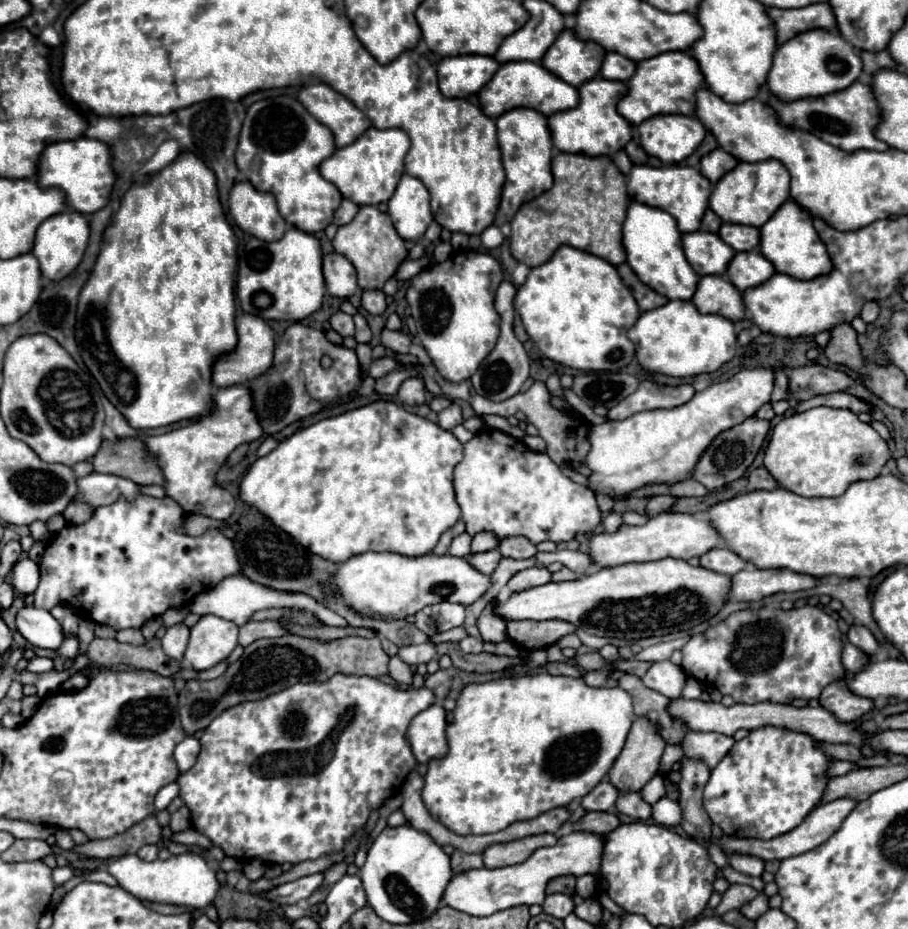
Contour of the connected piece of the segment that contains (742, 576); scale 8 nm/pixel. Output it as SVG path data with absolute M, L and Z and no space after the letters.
M743 569L733 575L733 587L729 599L735 601L759 601L775 593L805 591L817 585L817 577L793 573L789 569Z

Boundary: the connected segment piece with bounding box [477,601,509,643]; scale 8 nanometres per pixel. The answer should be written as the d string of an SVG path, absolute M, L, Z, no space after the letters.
M493 601L483 609L483 613L477 621L477 627L479 627L483 641L491 641L491 643L509 641L509 637L505 633L507 621L501 621L501 617L493 617Z

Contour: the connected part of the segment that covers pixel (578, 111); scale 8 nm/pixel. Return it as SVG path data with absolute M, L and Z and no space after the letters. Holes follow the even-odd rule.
M601 75L593 77L585 85L577 87L579 103L573 109L549 115L549 131L553 145L563 153L585 153L585 155L615 155L631 141L631 125L617 113L619 99L627 93L623 81L605 81ZM557 127L557 137L555 137Z

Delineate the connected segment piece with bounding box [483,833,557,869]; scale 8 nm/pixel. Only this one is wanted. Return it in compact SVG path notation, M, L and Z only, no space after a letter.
M541 833L541 835L531 835L531 837L523 837L517 841L509 841L509 843L497 843L497 845L489 845L483 851L483 863L489 869L495 867L507 867L507 865L517 865L529 859L529 855L539 849L539 847L547 847L547 845L555 845L557 837L553 833Z

